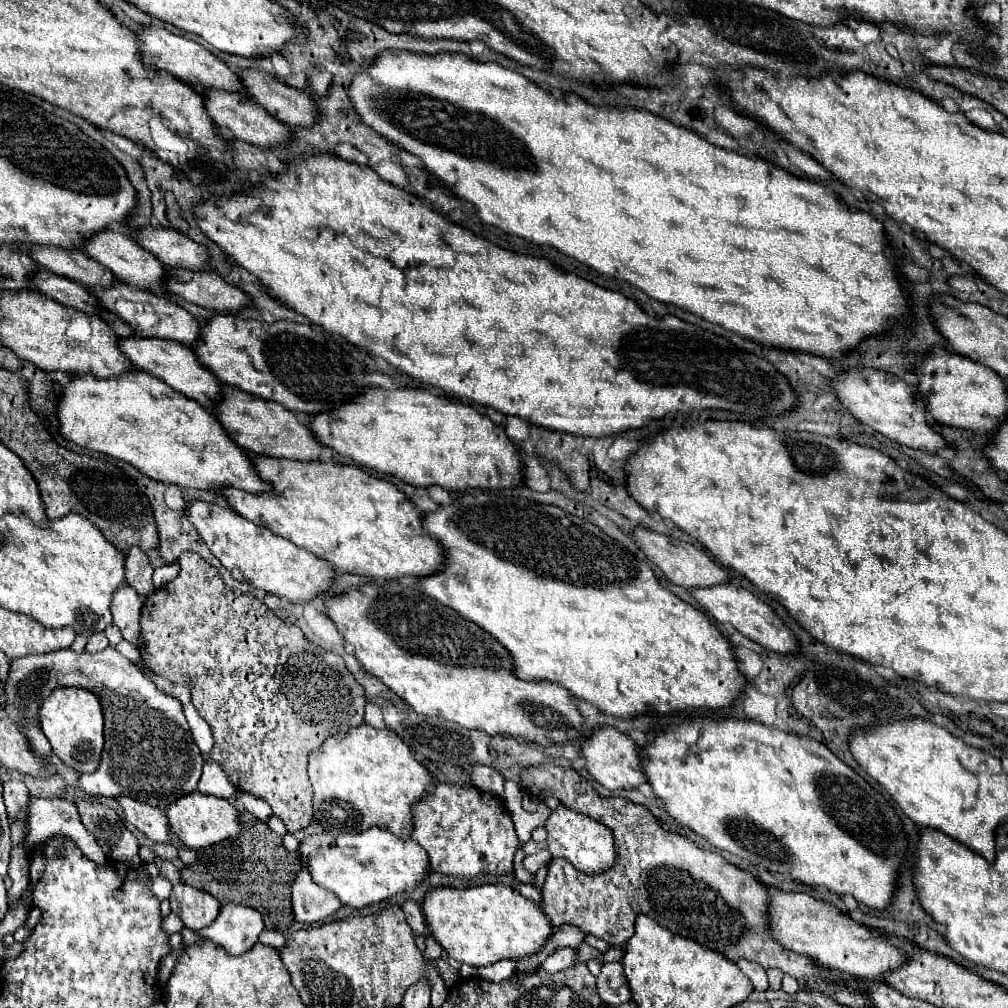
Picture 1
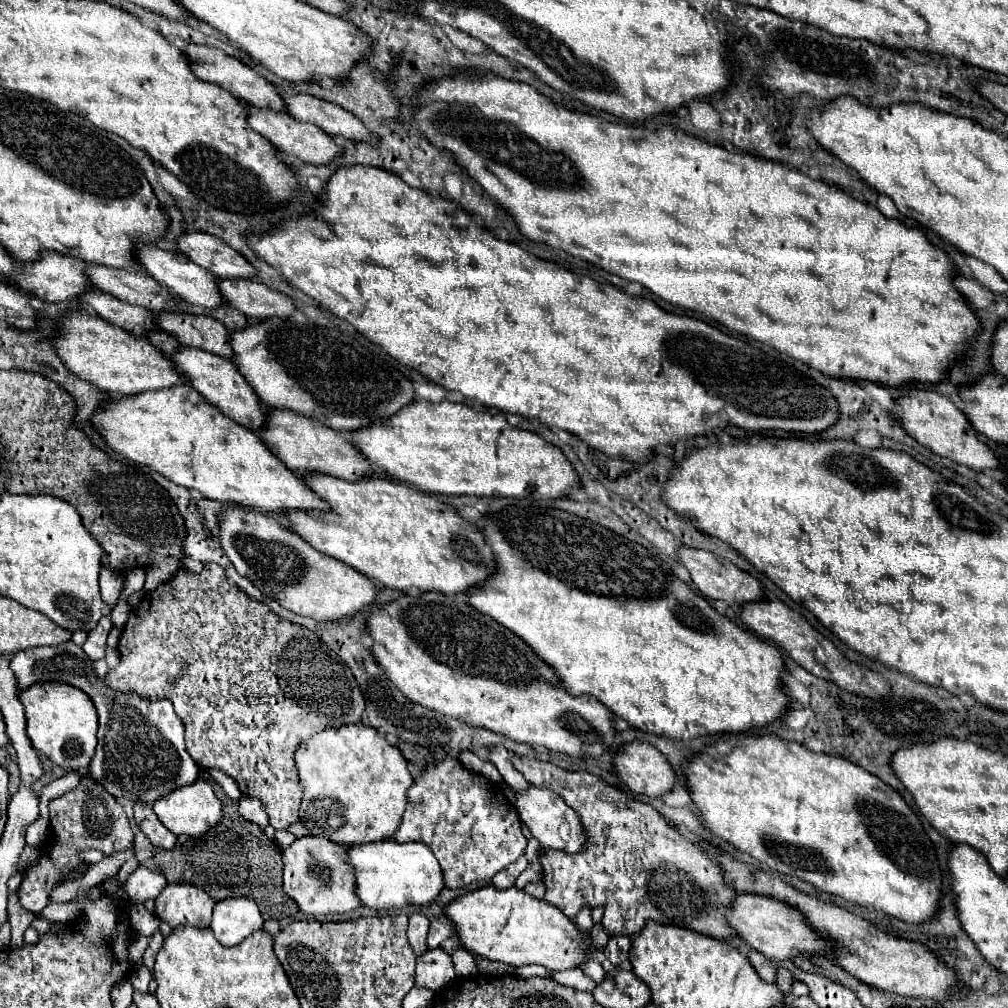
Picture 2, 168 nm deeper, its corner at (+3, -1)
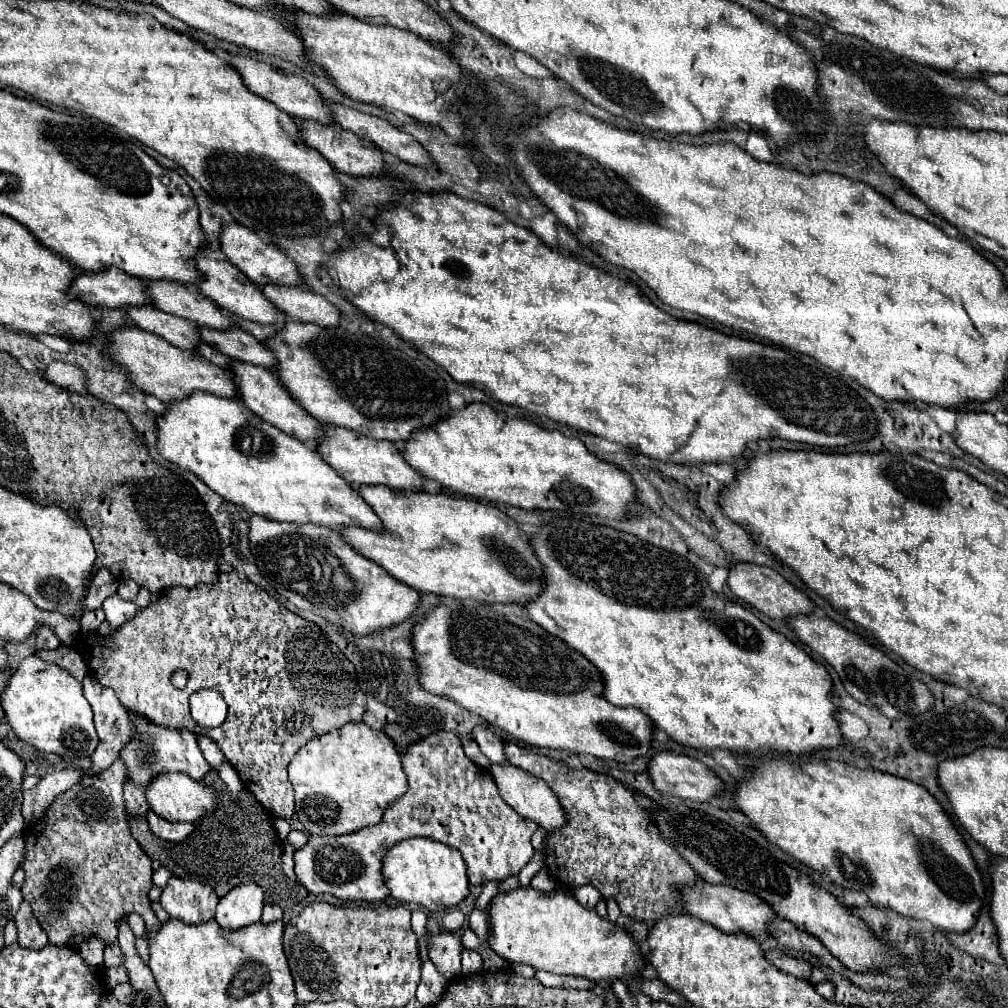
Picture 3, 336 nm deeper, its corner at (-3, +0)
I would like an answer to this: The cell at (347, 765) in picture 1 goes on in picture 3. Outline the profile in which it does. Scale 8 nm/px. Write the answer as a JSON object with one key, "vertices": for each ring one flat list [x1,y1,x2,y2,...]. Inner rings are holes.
{"vertices":[[346,723,336,731,310,739,288,765,288,775,296,793,296,817,310,835,344,835,378,823,378,807,408,791,396,745,384,731,374,731,364,723]]}

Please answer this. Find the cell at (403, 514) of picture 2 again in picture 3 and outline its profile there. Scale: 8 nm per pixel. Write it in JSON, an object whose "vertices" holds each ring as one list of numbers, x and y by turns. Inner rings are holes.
{"vertices":[[364,485,358,491,382,519,384,533,374,533,370,529,358,527,344,527,340,529,340,533,358,553,370,557,374,563,384,567,390,575,396,575,396,579,400,579,408,587,414,587,420,593,510,605,526,605,526,601,532,601,538,597,538,593,542,593,544,567,540,565,540,561,536,561,536,553,532,553,532,545,528,545,526,533,522,533,518,523,494,505,442,493,432,495,426,491,394,491,384,485]]}

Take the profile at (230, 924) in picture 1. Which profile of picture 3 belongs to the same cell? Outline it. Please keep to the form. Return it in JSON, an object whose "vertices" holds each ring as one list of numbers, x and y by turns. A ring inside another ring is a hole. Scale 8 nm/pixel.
{"vertices":[[238,885,226,893,216,907,216,921,222,929,242,929,250,923,260,921,264,907,264,893,258,885]]}

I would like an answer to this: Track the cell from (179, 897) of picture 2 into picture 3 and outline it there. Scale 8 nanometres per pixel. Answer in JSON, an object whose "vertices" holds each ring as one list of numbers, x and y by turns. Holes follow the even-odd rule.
{"vertices":[[170,877,160,895,160,905,170,917,184,923,206,923,214,919,218,895,210,885,202,885,192,879]]}

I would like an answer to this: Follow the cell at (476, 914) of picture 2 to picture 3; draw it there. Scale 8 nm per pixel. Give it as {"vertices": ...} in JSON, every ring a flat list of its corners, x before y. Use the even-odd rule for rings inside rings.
{"vertices":[[518,887,508,893,500,893,492,899,490,907,492,915,492,927,490,927,490,947,506,961,514,963,526,963,534,967,536,971,550,971,558,975,574,975,574,977,586,977,594,983,608,981,608,979,622,979,628,981,628,977,638,977,644,969,646,961,640,955,638,943,632,939,632,935,620,927,618,923,612,923,606,917,600,917,594,909,582,907,572,893,568,891,556,891,556,893,544,893,536,891,532,887]]}

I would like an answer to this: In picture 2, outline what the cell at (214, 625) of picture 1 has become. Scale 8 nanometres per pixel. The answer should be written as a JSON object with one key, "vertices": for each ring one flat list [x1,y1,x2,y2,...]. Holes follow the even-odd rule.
{"vertices":[[204,564,200,574,190,572,190,570,180,570,168,582,160,584,154,592,146,592,142,602,136,606,136,610,134,608,130,610,130,618,122,630,118,650,120,650,122,660,116,668,112,668,106,674,106,682,112,688,122,690,122,692,138,692,142,698,150,698,150,700,168,698,174,704,174,712,186,726,186,748,188,748,190,756,194,758,194,762,204,770,218,768,218,770,226,772,228,776,232,776,236,780,242,794,262,800,266,806,266,812,270,816,270,826,274,830,286,830,290,824,298,822,298,810,300,810,300,802,302,802,302,784,298,782,298,768,294,766,294,752,298,750,300,742,304,742,306,738,310,738,326,728,338,728,344,724,360,722,362,712,364,712,364,698,362,698,362,692,360,692,350,668,326,644,322,644,320,638,312,630,306,630,298,624,282,620,280,616,270,612,270,608,266,604,250,600,248,594,242,592,238,586,228,584,228,578,226,578,222,566,218,566,218,564]]}

